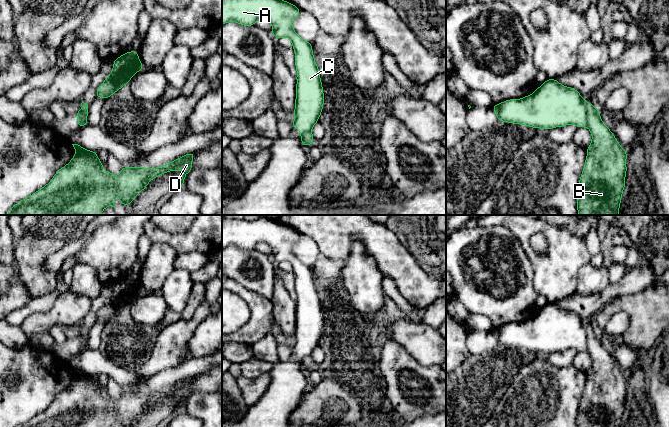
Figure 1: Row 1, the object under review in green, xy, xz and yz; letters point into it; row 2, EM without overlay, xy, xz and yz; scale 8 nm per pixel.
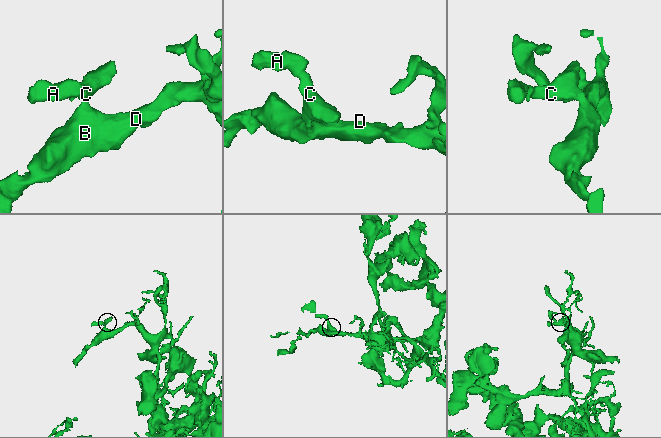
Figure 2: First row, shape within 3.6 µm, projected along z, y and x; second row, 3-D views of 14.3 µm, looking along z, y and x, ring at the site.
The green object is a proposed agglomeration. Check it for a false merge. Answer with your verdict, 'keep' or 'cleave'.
cleave

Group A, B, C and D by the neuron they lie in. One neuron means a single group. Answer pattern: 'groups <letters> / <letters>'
groups A C / B D

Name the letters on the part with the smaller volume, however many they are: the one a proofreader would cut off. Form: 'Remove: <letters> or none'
Remove: A, C

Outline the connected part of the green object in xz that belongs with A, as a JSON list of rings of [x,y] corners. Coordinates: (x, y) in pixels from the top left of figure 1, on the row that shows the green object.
[[[222,0],[222,25],[237,22],[242,26],[254,26],[257,20],[266,19],[273,27],[273,37],[291,40],[297,70],[293,129],[297,129],[302,136],[311,132],[319,121],[324,92],[312,43],[302,39],[293,29],[300,10],[284,0]]]

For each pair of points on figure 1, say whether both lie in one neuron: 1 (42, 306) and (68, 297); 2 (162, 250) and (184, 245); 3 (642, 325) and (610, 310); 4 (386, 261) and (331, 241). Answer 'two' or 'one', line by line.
1: two
2: two
3: one
4: one

